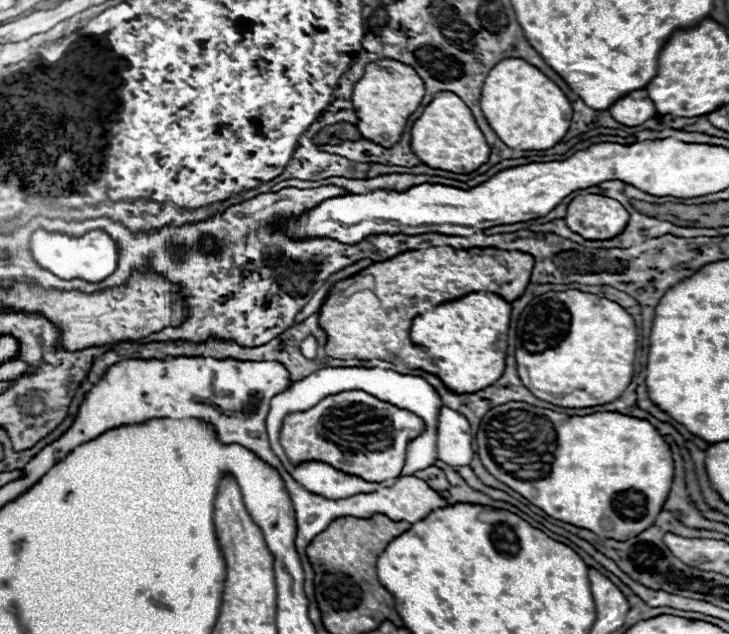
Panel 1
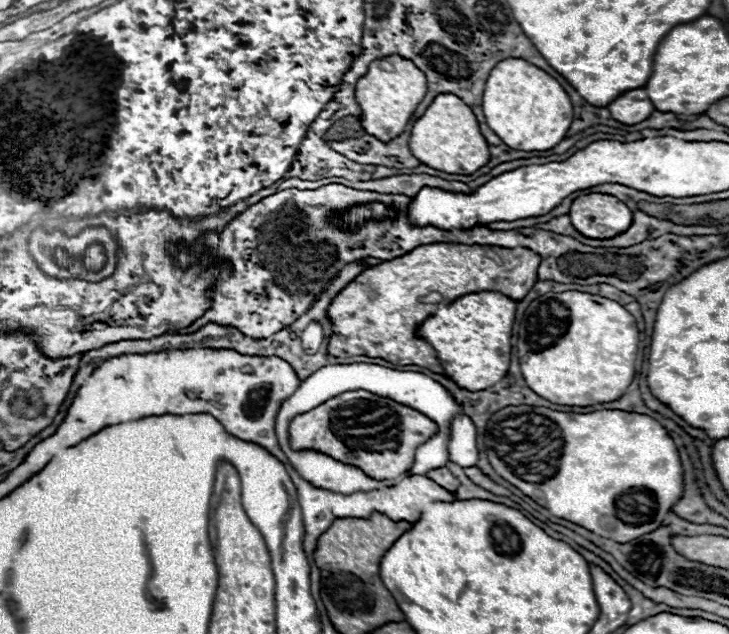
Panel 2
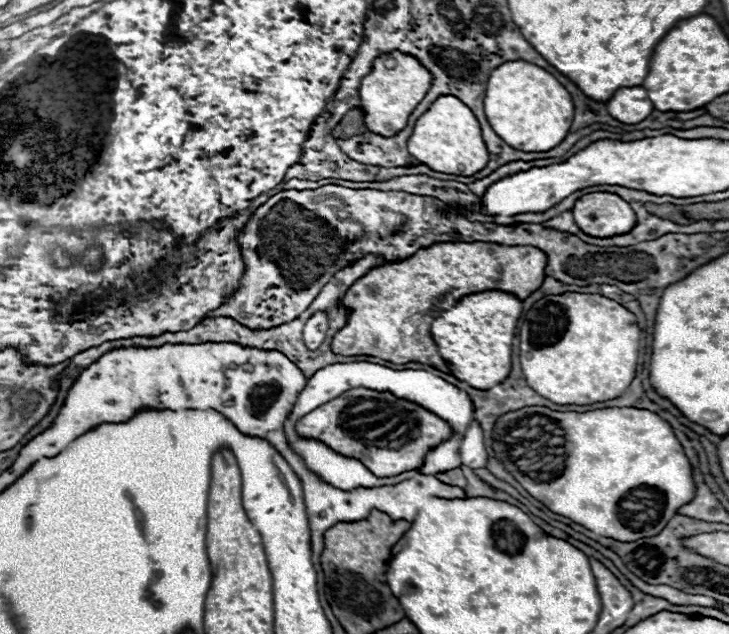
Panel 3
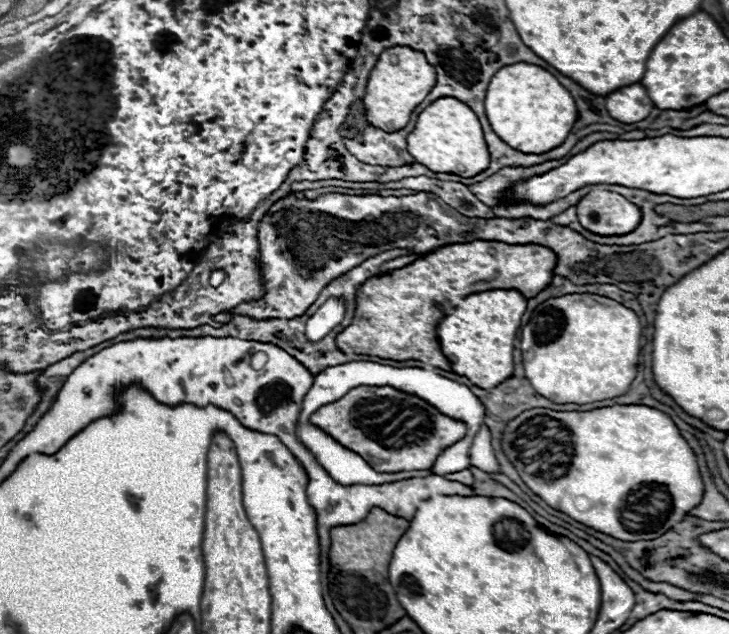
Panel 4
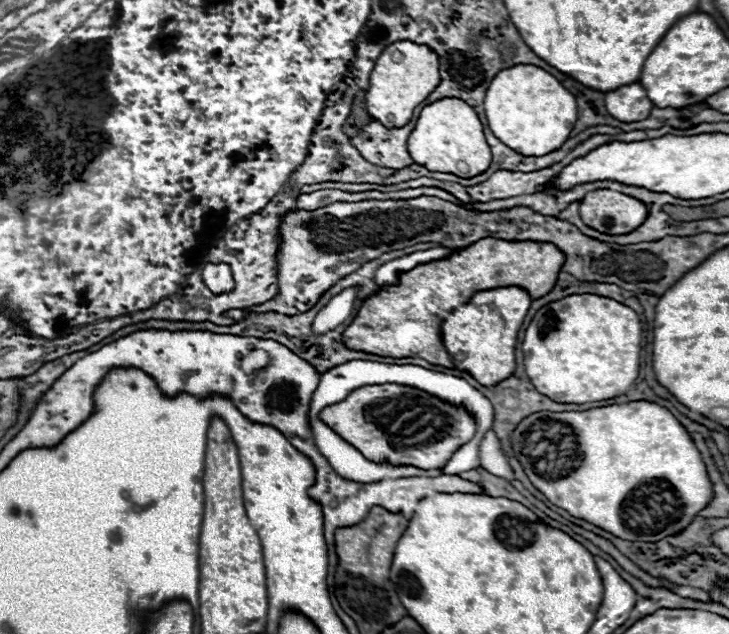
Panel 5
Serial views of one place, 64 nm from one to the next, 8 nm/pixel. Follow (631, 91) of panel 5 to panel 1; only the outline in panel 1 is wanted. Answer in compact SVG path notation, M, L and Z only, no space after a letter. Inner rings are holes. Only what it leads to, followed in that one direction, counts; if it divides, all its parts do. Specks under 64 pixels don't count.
M636 90L636 94L626 94L620 102L610 108L612 118L616 118L624 126L638 126L656 114L654 102L648 98L646 90Z

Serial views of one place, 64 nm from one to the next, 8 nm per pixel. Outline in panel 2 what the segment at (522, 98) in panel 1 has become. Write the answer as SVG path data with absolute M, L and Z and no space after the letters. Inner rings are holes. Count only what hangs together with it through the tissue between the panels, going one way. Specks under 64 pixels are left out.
M508 58L494 66L486 80L482 110L488 126L514 150L550 150L564 140L572 124L572 102L556 78L530 62Z

